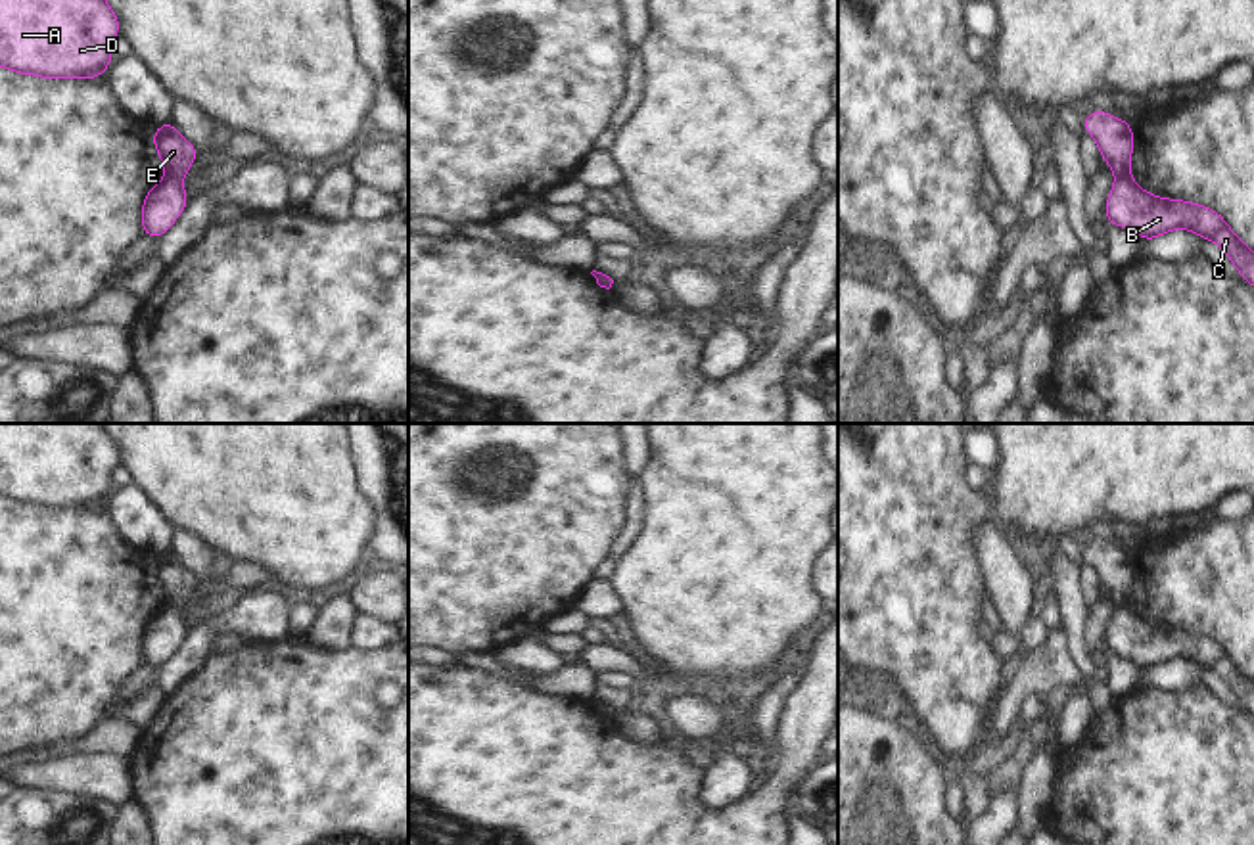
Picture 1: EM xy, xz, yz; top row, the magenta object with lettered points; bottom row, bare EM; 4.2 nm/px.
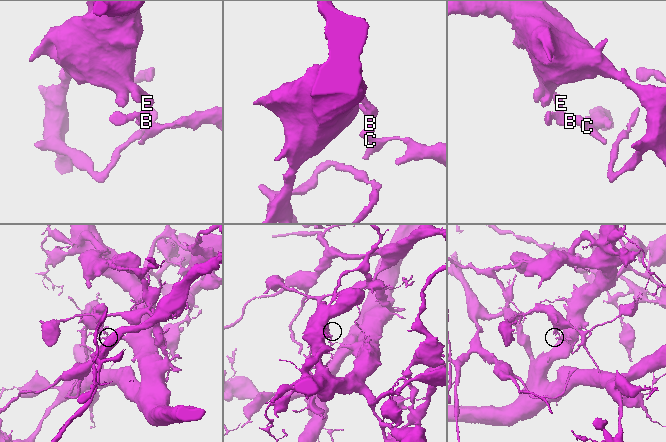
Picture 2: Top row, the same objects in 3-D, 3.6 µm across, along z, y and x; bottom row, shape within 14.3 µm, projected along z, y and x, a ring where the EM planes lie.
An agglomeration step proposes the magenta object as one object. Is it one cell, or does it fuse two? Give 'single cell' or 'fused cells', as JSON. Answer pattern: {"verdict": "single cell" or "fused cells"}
{"verdict": "fused cells"}

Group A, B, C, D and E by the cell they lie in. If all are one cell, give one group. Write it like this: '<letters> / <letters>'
A D E / B C

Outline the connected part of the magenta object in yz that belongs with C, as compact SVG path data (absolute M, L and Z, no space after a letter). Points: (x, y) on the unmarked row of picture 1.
M1127 604L1116 605L1104 644L1108 653L1129 657L1143 669L1154 669L1173 657L1214 669L1229 684L1244 711L1254 715L1254 682L1233 663L1225 648L1206 634L1156 627L1143 621Z

